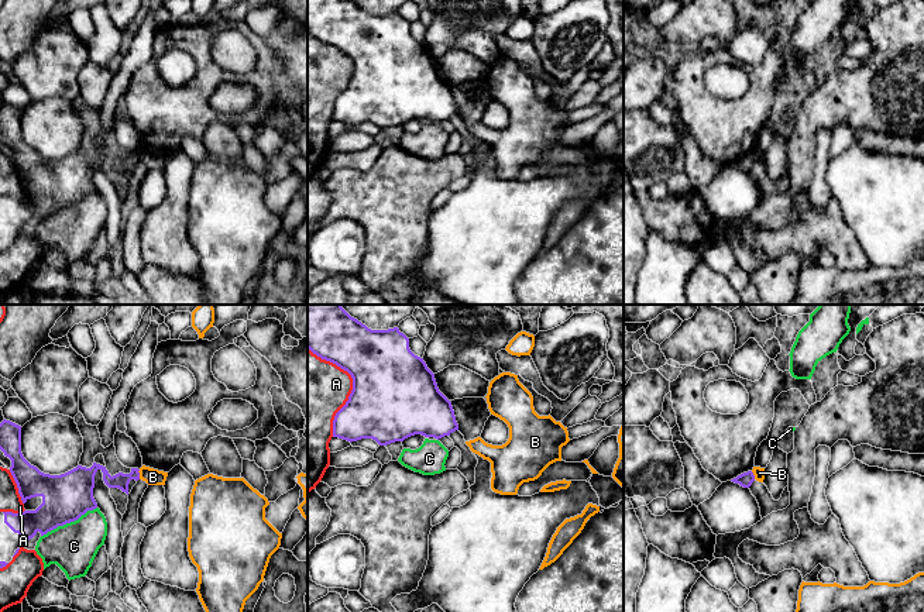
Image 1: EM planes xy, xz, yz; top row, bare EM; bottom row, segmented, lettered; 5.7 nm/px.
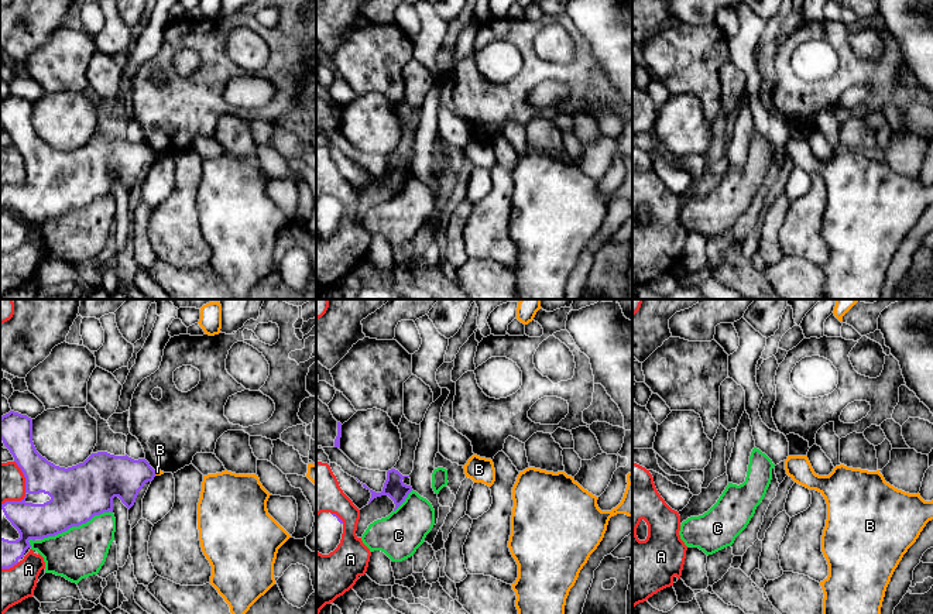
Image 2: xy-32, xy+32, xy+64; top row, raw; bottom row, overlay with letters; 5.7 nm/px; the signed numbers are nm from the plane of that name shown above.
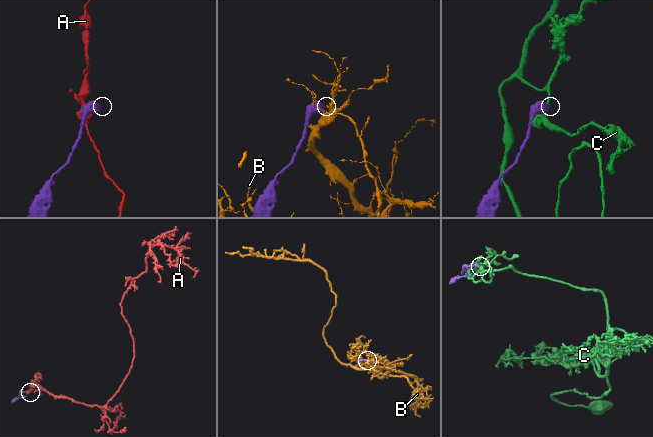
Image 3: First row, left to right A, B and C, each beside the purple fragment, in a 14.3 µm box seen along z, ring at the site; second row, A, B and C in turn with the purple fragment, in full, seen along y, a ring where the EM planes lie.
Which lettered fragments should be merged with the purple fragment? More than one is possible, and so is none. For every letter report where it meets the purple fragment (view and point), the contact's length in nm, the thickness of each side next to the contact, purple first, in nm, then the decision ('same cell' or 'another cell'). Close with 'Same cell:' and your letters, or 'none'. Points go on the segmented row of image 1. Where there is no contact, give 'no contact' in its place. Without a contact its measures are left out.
A: xz (353, 385) | 550 nm | 480/380 nm | another cell
B: xy (138, 474) | 60 nm | 90/100 nm | another cell
C: xy (68, 522) | 360 nm | 280/280 nm | another cell
Same cell: none

